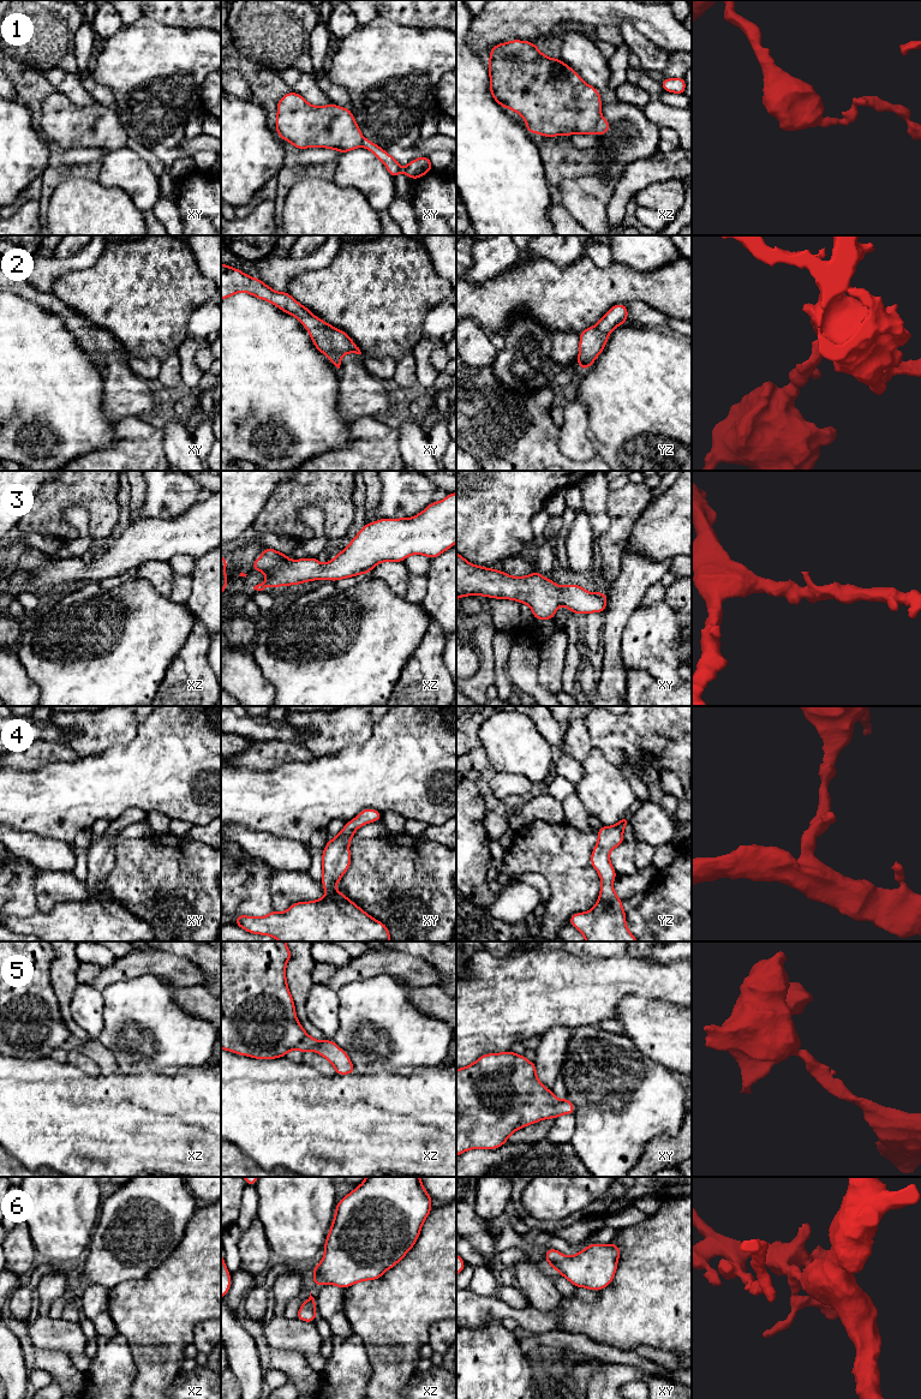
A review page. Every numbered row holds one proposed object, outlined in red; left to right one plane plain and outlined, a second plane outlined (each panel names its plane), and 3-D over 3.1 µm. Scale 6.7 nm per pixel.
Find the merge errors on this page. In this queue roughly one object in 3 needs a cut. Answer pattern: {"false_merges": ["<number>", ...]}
{"false_merges": ["1"]}

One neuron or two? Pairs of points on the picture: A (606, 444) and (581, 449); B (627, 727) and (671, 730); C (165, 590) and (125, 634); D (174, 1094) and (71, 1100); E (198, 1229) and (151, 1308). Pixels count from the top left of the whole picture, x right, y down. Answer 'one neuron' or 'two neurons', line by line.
A: two neurons
B: one neuron
C: two neurons
D: one neuron
E: one neuron

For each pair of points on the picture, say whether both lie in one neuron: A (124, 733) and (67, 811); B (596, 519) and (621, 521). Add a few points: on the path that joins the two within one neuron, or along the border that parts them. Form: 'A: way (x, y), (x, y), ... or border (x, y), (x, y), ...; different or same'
A: border (137, 729), (137, 734), (130, 741), (88, 757); different
B: border (610, 491), (608, 497), (609, 526), (596, 537); different

